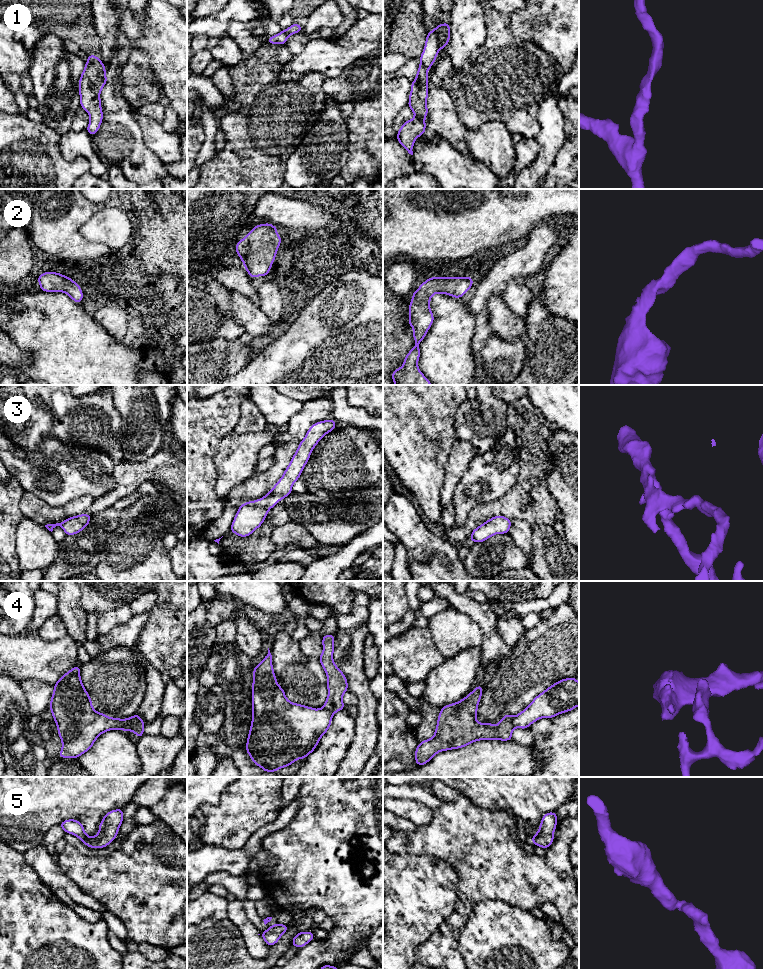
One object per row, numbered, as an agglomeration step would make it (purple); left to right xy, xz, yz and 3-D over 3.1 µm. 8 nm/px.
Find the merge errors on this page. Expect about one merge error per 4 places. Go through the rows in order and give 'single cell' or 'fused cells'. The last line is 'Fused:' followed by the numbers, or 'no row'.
1: single cell
2: single cell
3: single cell
4: fused cells
5: single cell
Fused: 4

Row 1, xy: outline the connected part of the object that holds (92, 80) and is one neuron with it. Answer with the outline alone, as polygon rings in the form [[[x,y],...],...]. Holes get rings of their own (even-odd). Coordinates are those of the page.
[[[88,55],[79,79],[80,106],[89,114],[90,121],[86,131],[93,136],[99,130],[103,112],[101,107],[100,93],[104,85],[108,82],[106,77],[106,67],[96,55]]]

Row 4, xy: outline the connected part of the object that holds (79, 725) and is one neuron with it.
[[[80,665],[66,672],[55,684],[49,709],[62,741],[58,758],[77,759],[91,749],[96,739],[109,730],[127,731],[132,717],[108,717],[92,707],[80,677]]]

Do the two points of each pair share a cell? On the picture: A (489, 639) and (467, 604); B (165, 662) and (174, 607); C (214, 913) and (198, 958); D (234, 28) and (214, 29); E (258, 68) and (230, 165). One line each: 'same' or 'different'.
A: same
B: same
C: different
D: different
E: same

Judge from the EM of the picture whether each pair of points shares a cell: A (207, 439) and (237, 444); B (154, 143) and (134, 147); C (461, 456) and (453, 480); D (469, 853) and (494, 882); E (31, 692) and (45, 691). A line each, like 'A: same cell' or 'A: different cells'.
A: different cells
B: different cells
C: same cell
D: same cell
E: same cell

